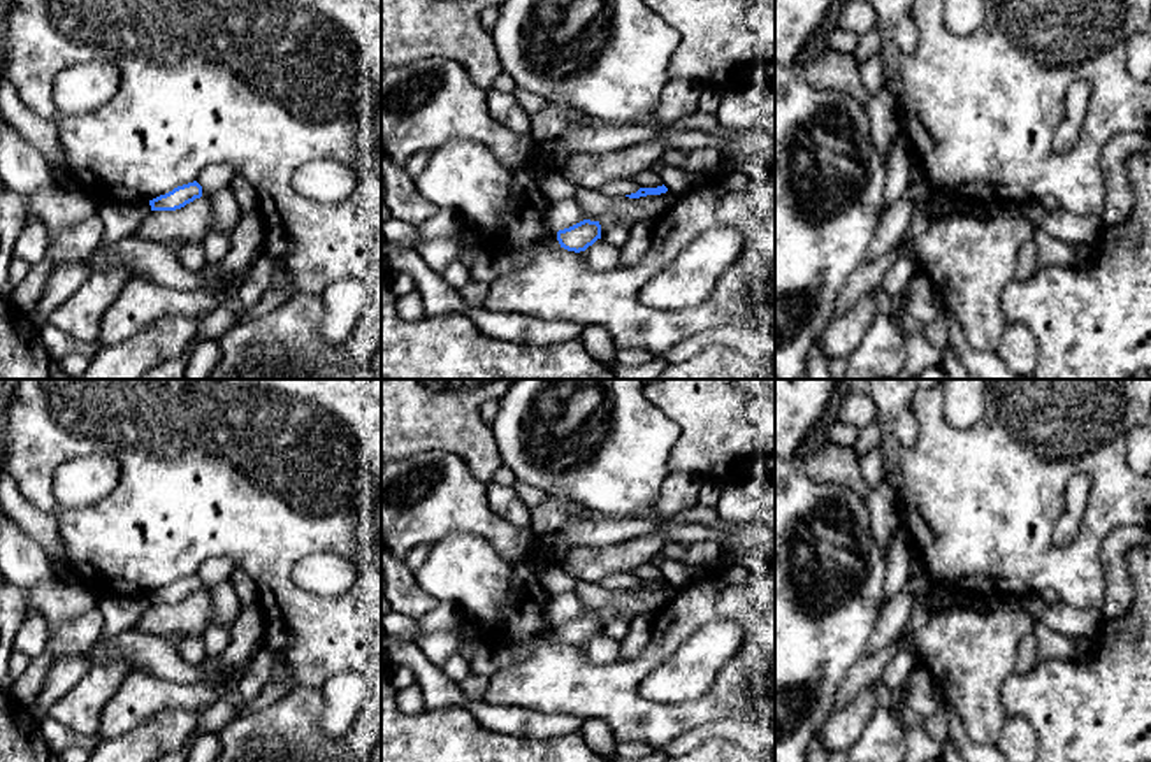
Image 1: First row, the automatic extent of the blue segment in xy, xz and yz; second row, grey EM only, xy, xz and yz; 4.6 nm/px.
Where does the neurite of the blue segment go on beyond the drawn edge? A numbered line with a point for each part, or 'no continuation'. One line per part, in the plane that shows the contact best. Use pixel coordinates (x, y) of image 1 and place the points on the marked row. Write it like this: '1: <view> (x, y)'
no continuation

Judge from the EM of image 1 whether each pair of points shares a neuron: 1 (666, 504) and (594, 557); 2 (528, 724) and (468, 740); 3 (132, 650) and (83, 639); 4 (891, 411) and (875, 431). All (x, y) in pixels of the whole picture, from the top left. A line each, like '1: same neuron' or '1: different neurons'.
1: different neurons
2: different neurons
3: different neurons
4: different neurons

